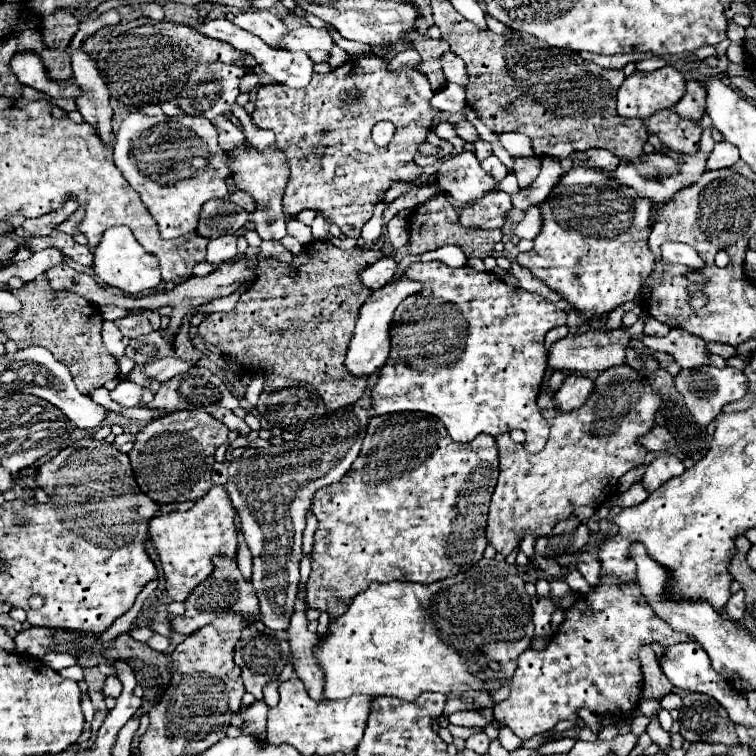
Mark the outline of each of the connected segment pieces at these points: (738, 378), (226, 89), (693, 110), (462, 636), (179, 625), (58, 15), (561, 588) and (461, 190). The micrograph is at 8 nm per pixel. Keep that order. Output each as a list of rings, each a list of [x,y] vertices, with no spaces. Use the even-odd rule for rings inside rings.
[[[703,366],[697,370],[681,370],[675,376],[675,388],[677,392],[683,396],[683,402],[687,406],[687,410],[693,414],[693,418],[701,424],[701,426],[709,426],[723,410],[725,404],[741,400],[747,394],[747,378],[741,370],[737,368],[713,368],[713,366]]]
[[[195,62],[193,72],[187,76],[183,90],[175,96],[175,104],[191,116],[205,116],[213,120],[215,116],[231,110],[239,96],[239,80],[245,76],[247,68],[237,64],[221,64],[221,62]]]
[[[689,80],[687,92],[681,98],[681,102],[675,106],[677,114],[687,120],[701,120],[705,114],[705,86],[701,82]]]
[[[487,564],[429,586],[413,582],[371,582],[367,590],[353,598],[349,610],[329,624],[327,636],[315,648],[315,656],[325,672],[327,700],[369,694],[413,702],[423,692],[461,694],[469,690],[499,690],[511,682],[517,670],[517,656],[531,648],[533,636],[531,596],[525,590],[523,578]]]
[[[213,556],[213,572],[209,580],[203,580],[201,586],[197,586],[183,604],[185,604],[185,612],[181,616],[169,616],[169,626],[173,632],[185,636],[197,632],[199,628],[207,626],[211,620],[229,612],[243,614],[249,620],[253,620],[259,614],[259,600],[257,594],[253,592],[251,580],[245,580],[237,568],[237,560],[227,556]]]
[[[55,8],[53,14],[43,18],[43,38],[47,48],[67,50],[73,34],[79,28],[79,20],[67,8]]]
[[[561,578],[551,580],[551,594],[553,594],[555,598],[563,598],[563,596],[567,596],[569,592],[571,592],[571,588],[567,586],[565,580],[561,580]]]
[[[463,152],[445,160],[437,174],[437,184],[459,204],[477,202],[497,190],[497,180],[487,176],[473,152]]]

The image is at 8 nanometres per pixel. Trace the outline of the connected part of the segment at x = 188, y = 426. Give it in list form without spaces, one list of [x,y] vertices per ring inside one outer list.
[[[175,410],[153,422],[135,434],[133,448],[129,452],[135,480],[157,504],[189,502],[203,498],[213,486],[211,472],[215,464],[215,450],[227,440],[227,426],[215,420],[207,412]]]

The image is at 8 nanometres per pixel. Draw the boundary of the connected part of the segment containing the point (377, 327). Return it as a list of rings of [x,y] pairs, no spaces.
[[[395,278],[393,282],[389,282],[387,286],[383,286],[381,290],[375,290],[369,300],[361,306],[361,316],[357,320],[355,326],[355,334],[353,340],[349,344],[349,352],[347,352],[347,370],[353,376],[371,376],[375,372],[379,372],[383,368],[383,364],[389,358],[391,352],[391,344],[389,344],[389,328],[393,324],[393,314],[395,308],[413,294],[421,292],[421,284],[417,280],[409,280],[409,278]]]

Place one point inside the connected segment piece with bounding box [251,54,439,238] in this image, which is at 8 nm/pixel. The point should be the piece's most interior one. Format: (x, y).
(325, 128)

